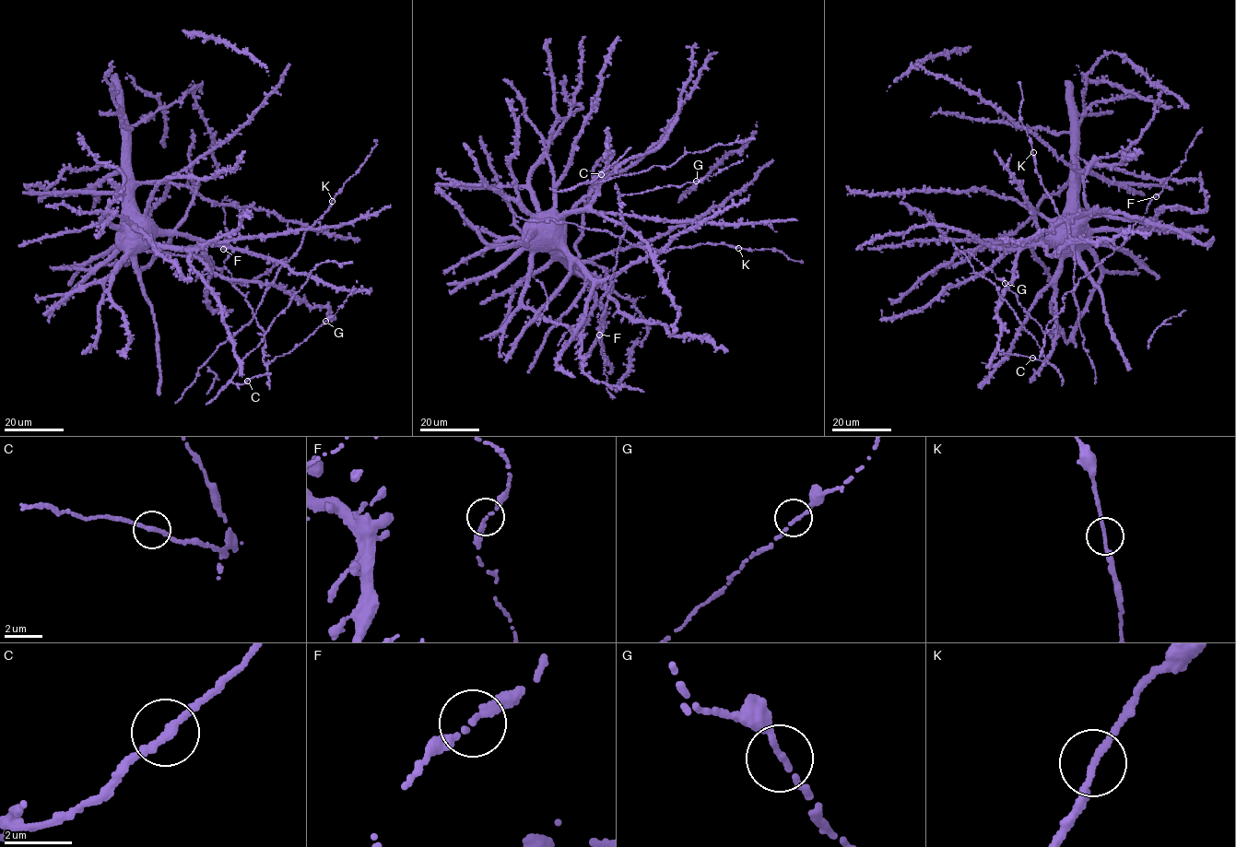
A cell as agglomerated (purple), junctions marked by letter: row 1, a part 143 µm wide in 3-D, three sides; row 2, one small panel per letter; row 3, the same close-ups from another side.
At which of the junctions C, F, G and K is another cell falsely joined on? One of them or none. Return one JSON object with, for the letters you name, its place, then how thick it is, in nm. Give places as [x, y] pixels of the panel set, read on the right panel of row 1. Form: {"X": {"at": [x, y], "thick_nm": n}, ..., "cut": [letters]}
{"cut": []}

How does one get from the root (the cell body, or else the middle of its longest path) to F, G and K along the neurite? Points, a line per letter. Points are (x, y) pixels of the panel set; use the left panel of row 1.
F: (133, 252), (151, 245), (184, 247), (222, 276), (269, 284), (256, 318), (232, 283), (223, 249)
G: (133, 252), (184, 247), (222, 276), (269, 284), (254, 314), (264, 332), (265, 364), (325, 321)
K: (133, 252), (151, 245), (184, 247), (222, 276), (270, 284), (277, 271), (296, 253), (305, 232), (332, 201)

